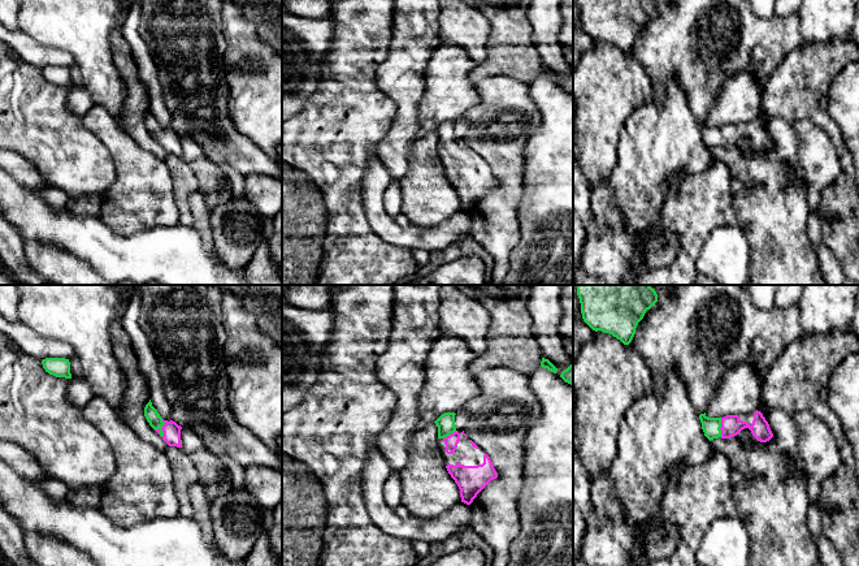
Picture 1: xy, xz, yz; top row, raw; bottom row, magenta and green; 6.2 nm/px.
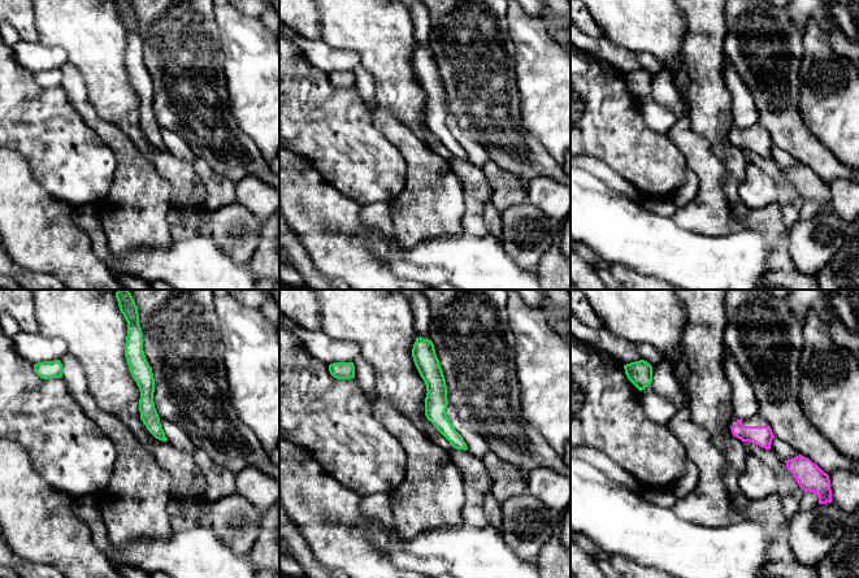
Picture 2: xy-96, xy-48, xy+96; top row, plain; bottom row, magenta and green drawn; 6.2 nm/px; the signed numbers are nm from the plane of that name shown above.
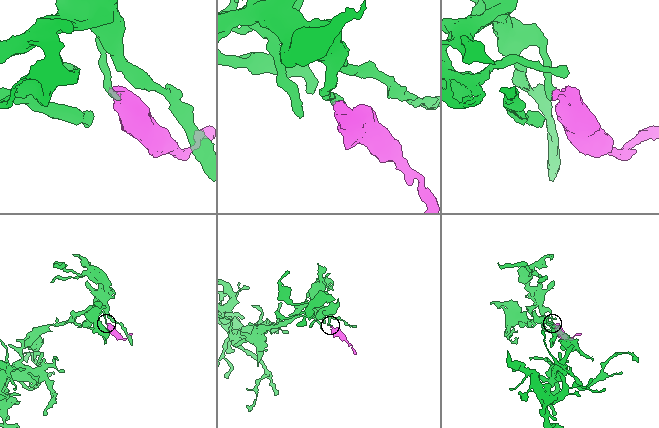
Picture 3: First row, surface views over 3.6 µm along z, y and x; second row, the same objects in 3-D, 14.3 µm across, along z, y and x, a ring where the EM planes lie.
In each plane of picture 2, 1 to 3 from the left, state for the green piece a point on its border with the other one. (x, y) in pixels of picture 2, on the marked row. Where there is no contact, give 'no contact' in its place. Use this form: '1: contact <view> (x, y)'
1: no contact
2: no contact
3: no contact

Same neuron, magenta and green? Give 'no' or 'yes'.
yes

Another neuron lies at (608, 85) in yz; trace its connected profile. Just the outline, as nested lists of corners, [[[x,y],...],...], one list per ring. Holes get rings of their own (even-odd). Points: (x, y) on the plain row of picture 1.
[[[602,39],[595,40],[594,48],[583,53],[573,72],[573,96],[576,113],[573,120],[573,159],[581,167],[582,176],[591,191],[599,182],[609,181],[617,164],[619,139],[626,120],[642,104],[652,100],[652,81],[635,55],[634,46],[629,53]]]

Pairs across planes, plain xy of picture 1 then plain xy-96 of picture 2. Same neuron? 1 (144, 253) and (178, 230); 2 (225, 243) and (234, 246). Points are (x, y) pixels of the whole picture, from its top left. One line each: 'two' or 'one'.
1: two
2: one

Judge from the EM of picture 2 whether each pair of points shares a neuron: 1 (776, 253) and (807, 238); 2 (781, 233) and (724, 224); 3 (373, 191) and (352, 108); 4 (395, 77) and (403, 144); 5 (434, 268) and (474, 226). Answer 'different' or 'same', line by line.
1: different
2: different
3: same
4: different
5: different

